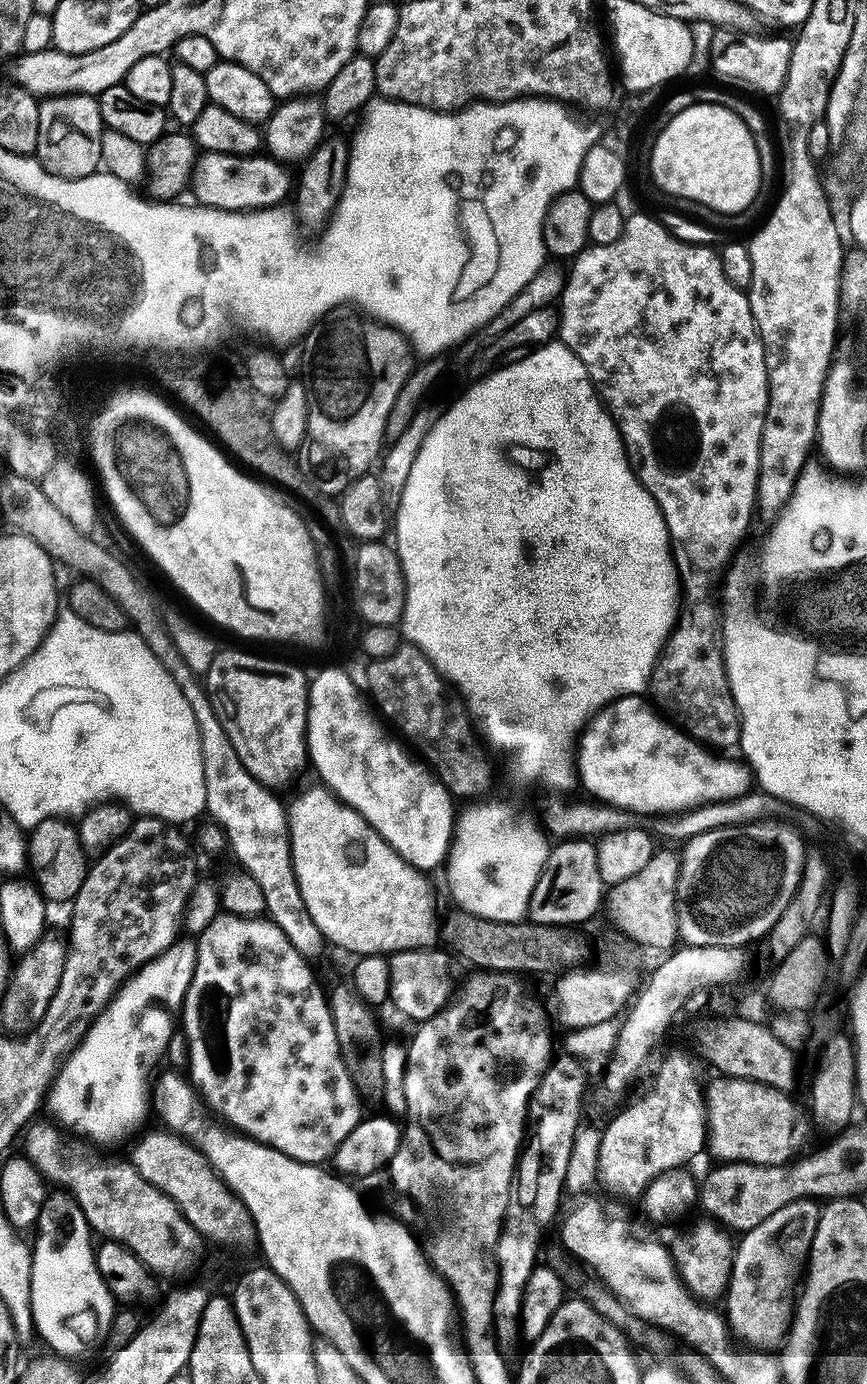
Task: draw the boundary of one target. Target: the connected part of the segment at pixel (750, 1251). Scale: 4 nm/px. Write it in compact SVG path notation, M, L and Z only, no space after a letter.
M752 1228L740 1244L738 1240L732 1257L732 1275L726 1285L726 1323L735 1335L737 1332L742 1339L757 1344L760 1350L772 1350L768 1348L785 1339L794 1311L792 1283L808 1255L809 1241L799 1240L792 1228L781 1232L776 1228Z

